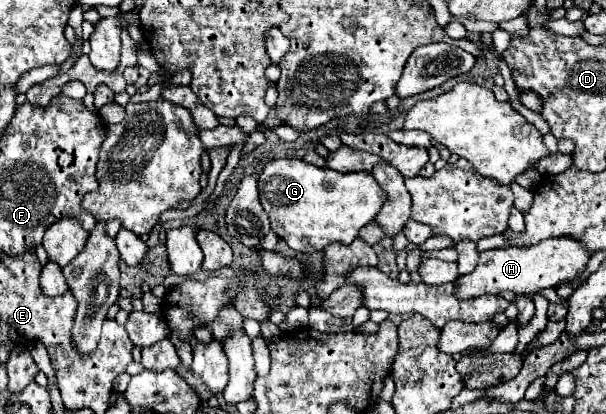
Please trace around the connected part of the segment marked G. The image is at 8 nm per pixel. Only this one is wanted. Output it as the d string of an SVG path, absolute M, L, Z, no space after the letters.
M271 160L263 166L257 180L259 200L271 220L271 230L297 252L313 254L339 242L351 244L359 228L369 224L385 202L385 192L367 172L341 174L329 168L317 168L303 160Z

